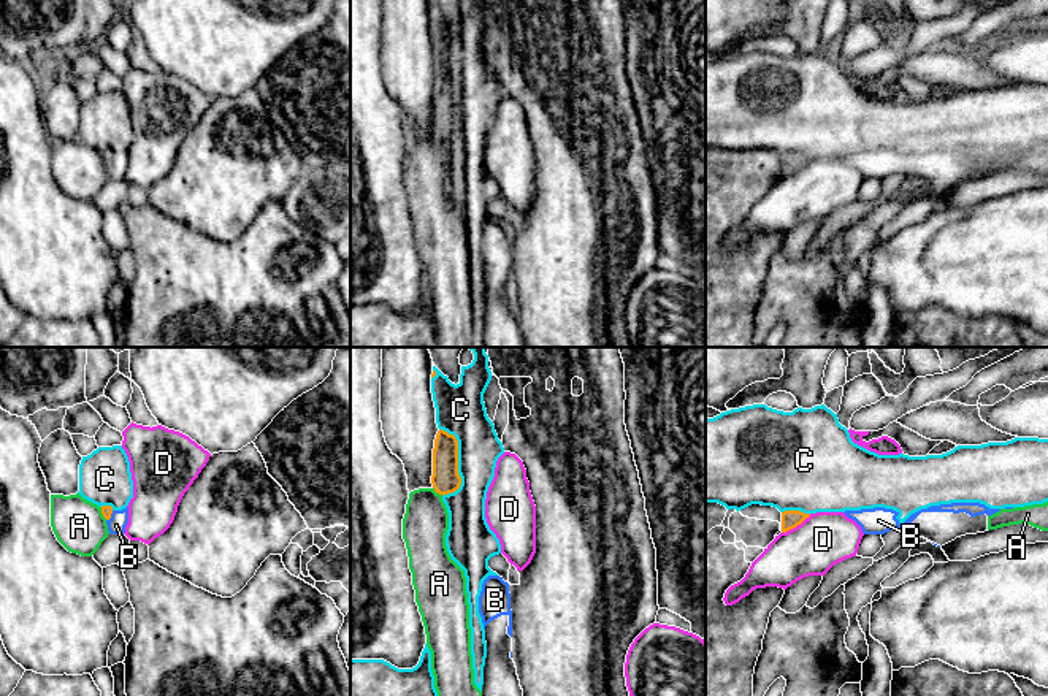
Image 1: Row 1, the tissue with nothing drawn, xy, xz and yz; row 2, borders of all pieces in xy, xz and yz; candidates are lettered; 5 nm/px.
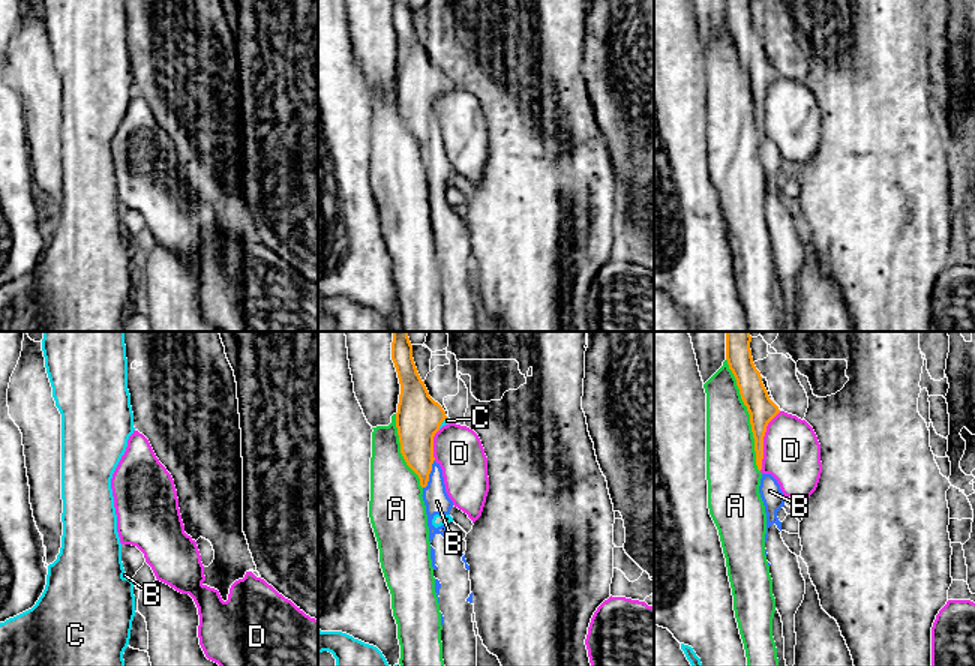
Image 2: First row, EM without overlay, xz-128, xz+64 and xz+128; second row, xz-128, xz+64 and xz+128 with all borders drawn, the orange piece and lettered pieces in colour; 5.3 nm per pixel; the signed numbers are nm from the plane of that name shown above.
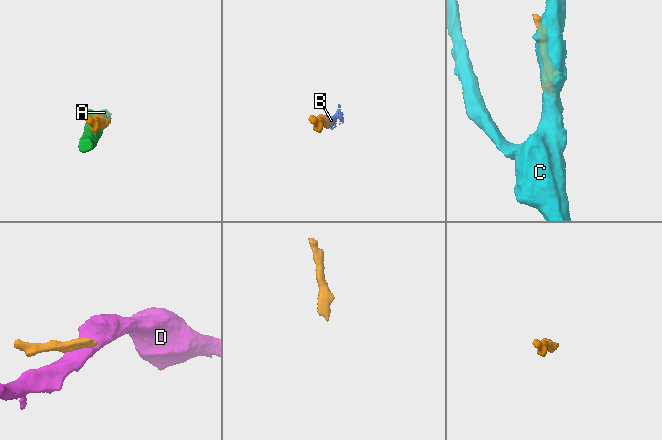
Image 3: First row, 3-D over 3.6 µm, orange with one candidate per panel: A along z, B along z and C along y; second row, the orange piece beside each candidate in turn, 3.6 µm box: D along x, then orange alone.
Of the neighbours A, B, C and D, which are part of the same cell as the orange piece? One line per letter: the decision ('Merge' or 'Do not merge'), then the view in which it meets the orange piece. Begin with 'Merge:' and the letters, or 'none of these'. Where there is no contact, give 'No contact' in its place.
Merge: B
A: Do not merge. Touches orange in xz
B: Merge. Touches orange in xy
C: Do not merge. Touches orange in xz
D: Do not merge. Touches orange in yz

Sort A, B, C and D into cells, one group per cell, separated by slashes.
A / B / C / D

